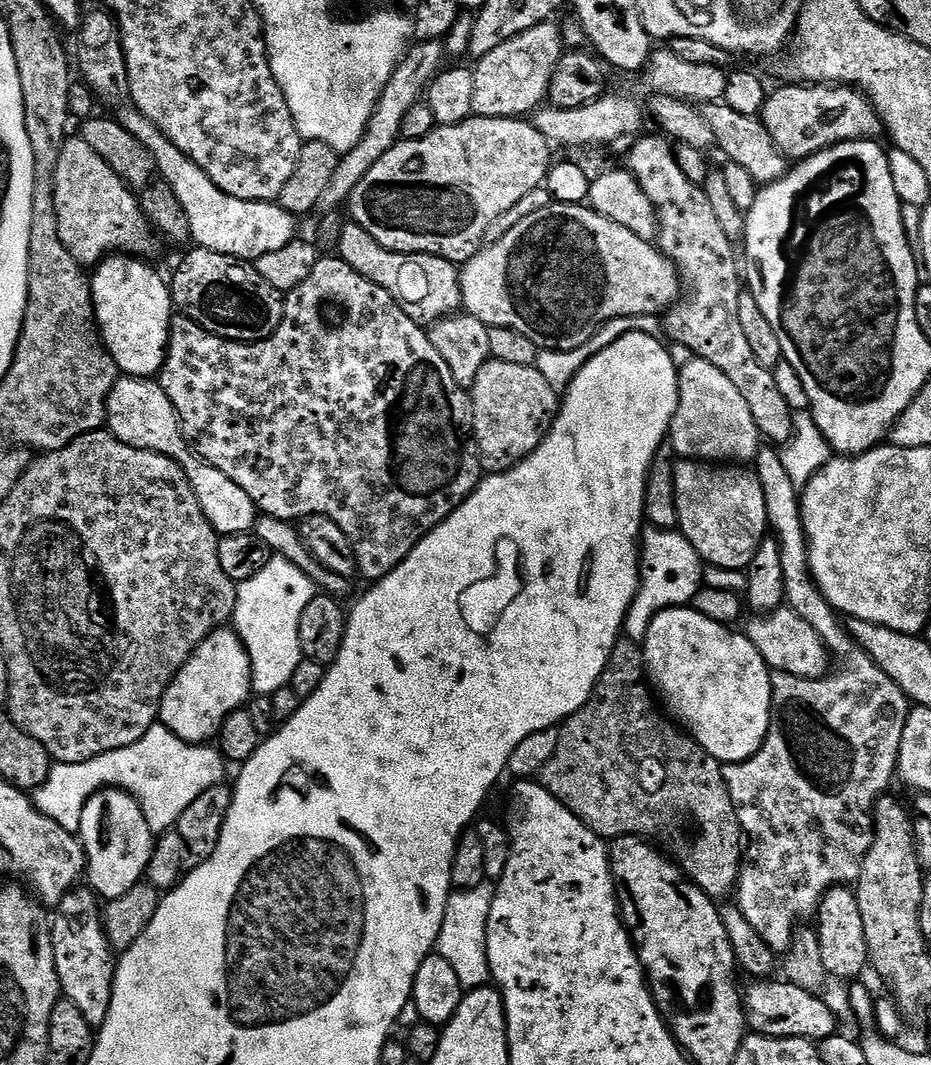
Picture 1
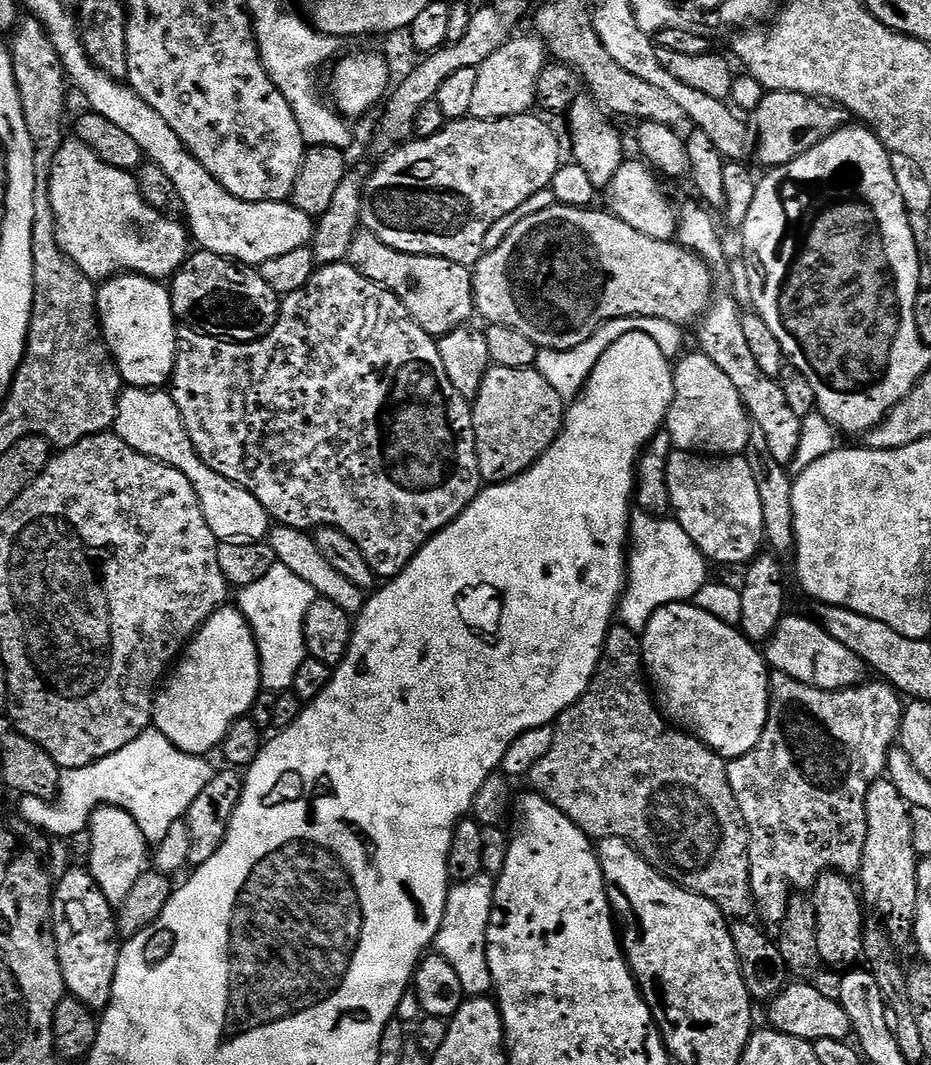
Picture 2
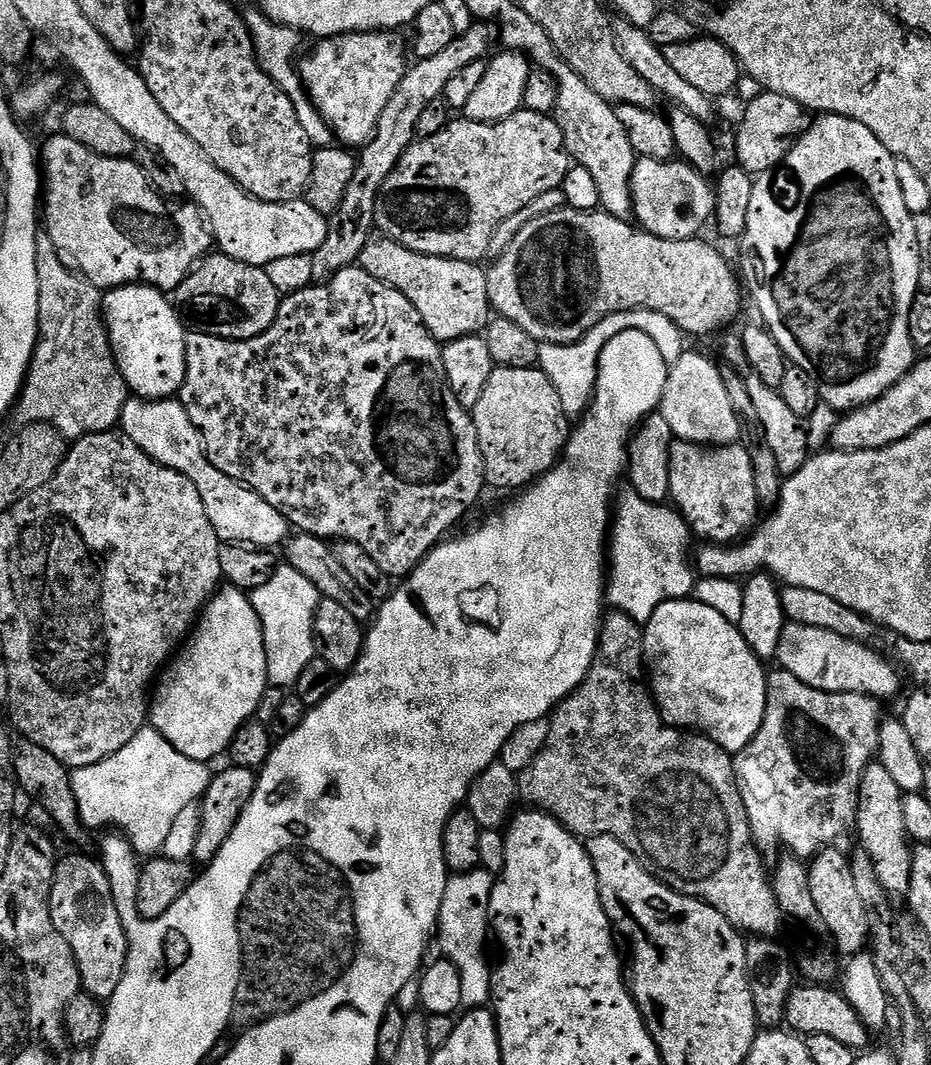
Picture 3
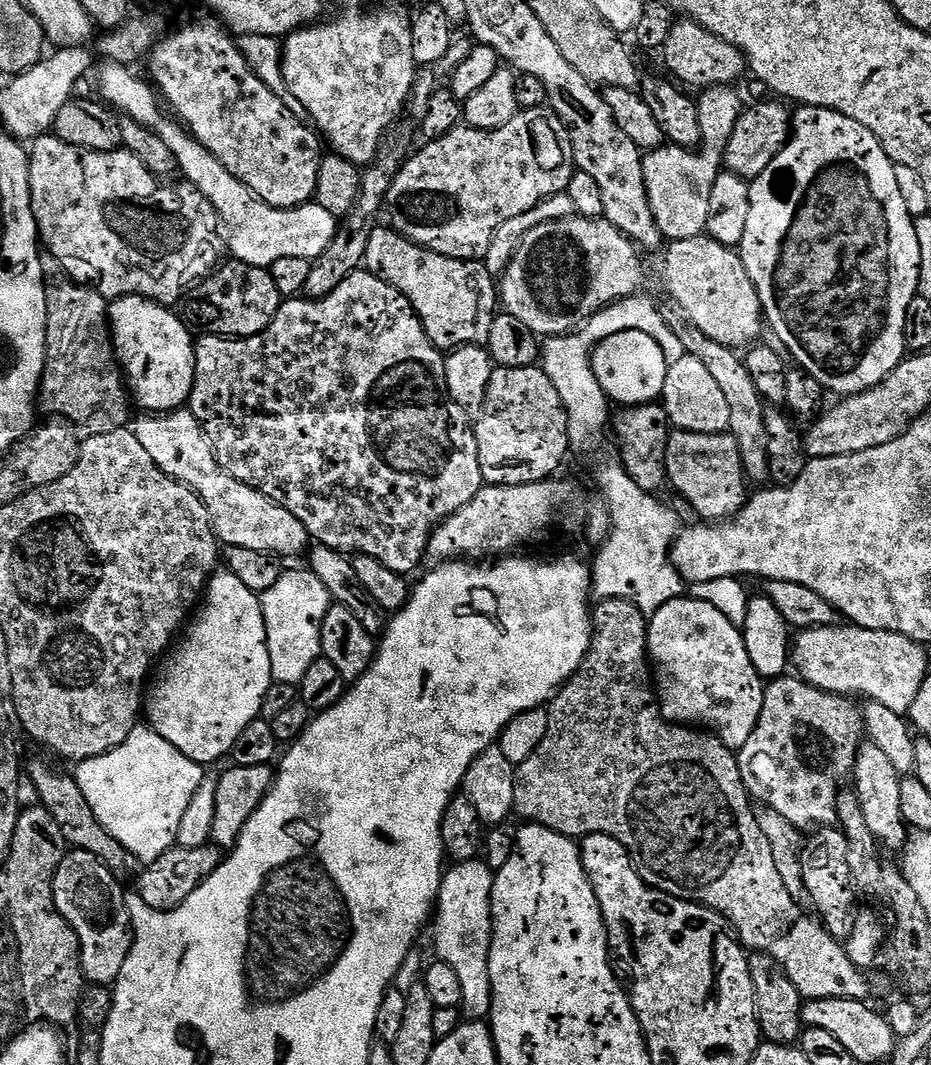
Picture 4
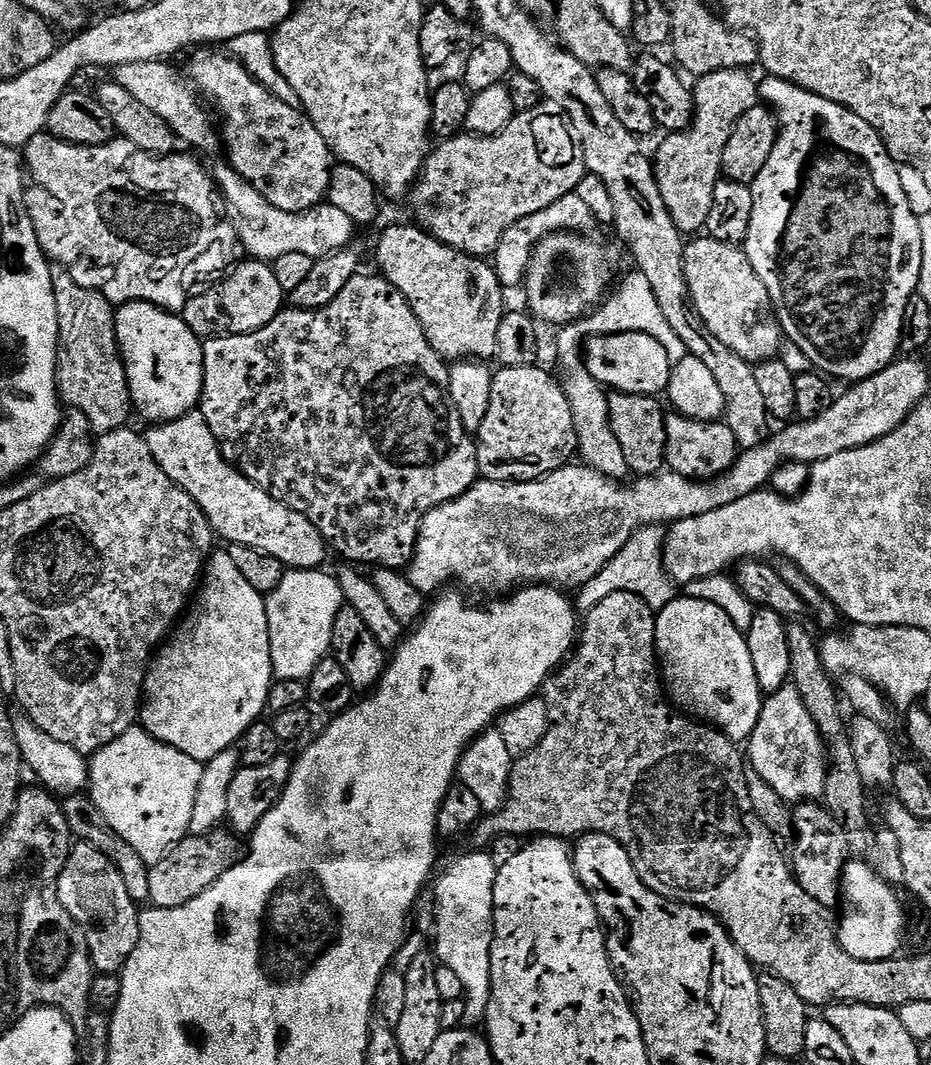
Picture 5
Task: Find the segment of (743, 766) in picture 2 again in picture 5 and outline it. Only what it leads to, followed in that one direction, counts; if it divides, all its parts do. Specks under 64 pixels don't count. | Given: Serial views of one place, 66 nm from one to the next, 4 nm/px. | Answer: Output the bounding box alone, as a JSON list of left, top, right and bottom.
[746,686,828,806]

